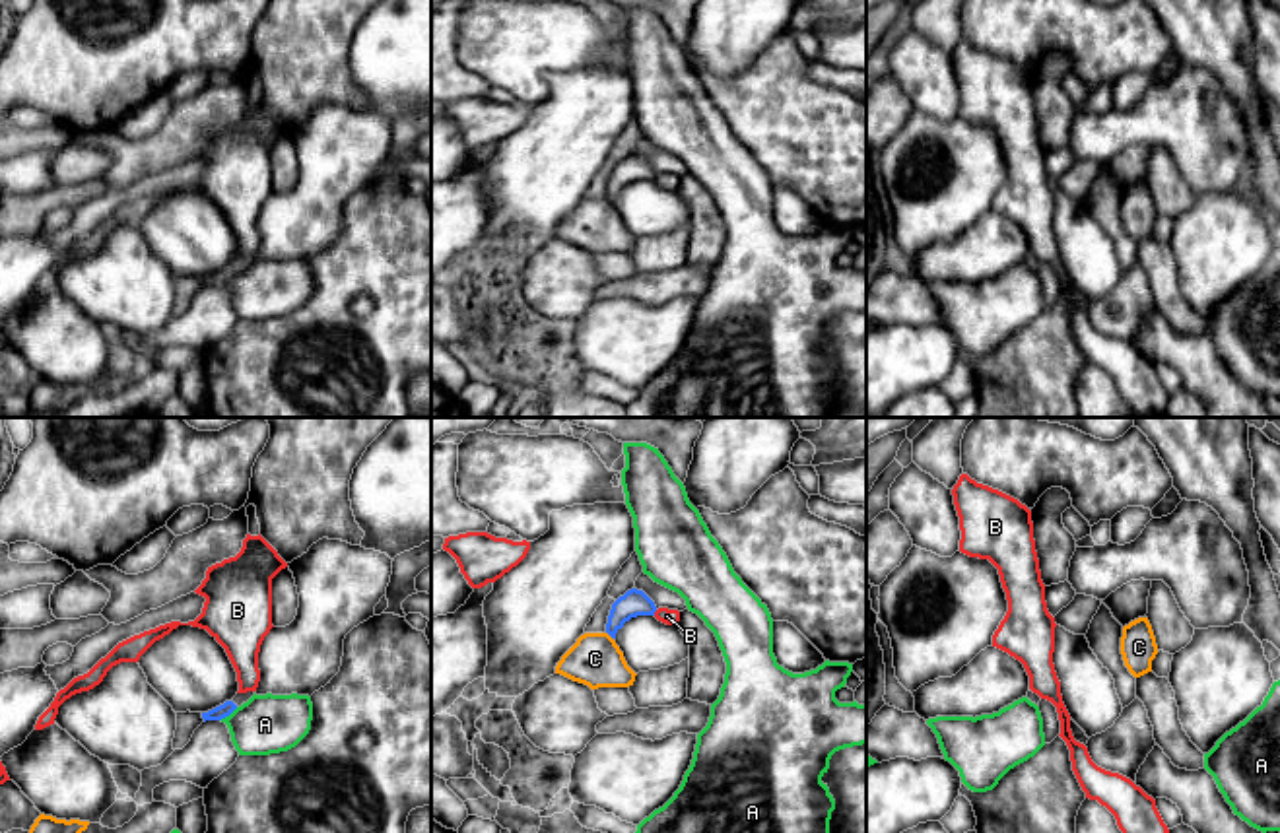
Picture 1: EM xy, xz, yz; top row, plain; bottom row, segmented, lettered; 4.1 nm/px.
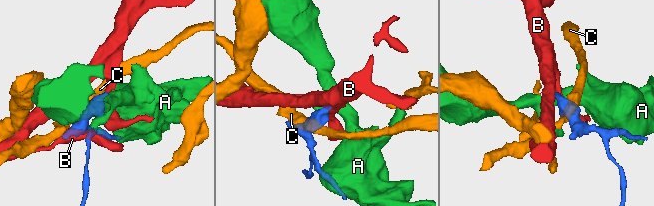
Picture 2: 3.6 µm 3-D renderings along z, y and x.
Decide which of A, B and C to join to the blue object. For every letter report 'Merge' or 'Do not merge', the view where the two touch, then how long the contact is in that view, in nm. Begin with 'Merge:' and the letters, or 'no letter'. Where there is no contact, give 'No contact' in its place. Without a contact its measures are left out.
Merge: no letter
A: Do not merge. Touches blue in xy. Shared border 90 nm
B: Do not merge. Touches blue in xz. Shared border 30 nm
C: Do not merge. Touches blue in xz. Shared border 50 nm

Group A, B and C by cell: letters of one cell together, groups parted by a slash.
A / B / C

